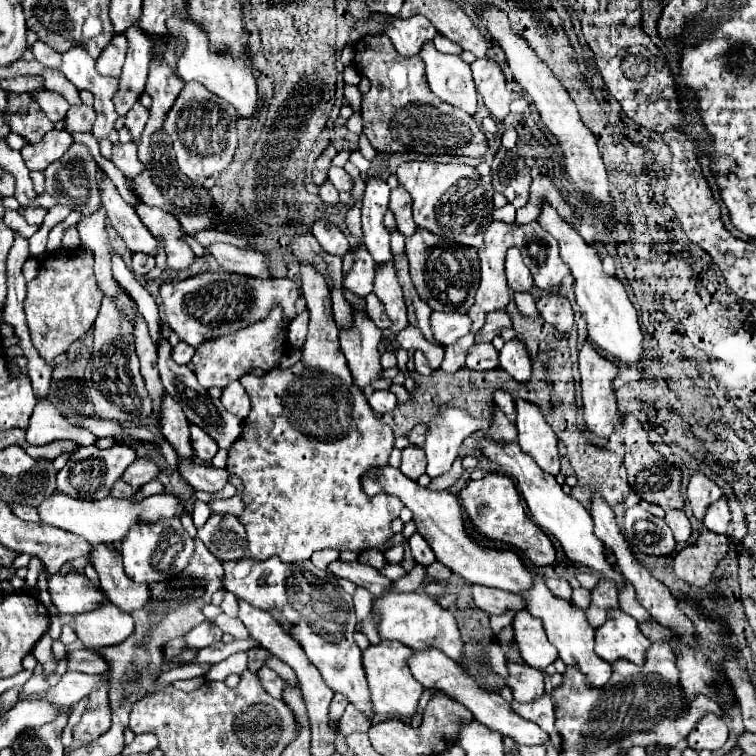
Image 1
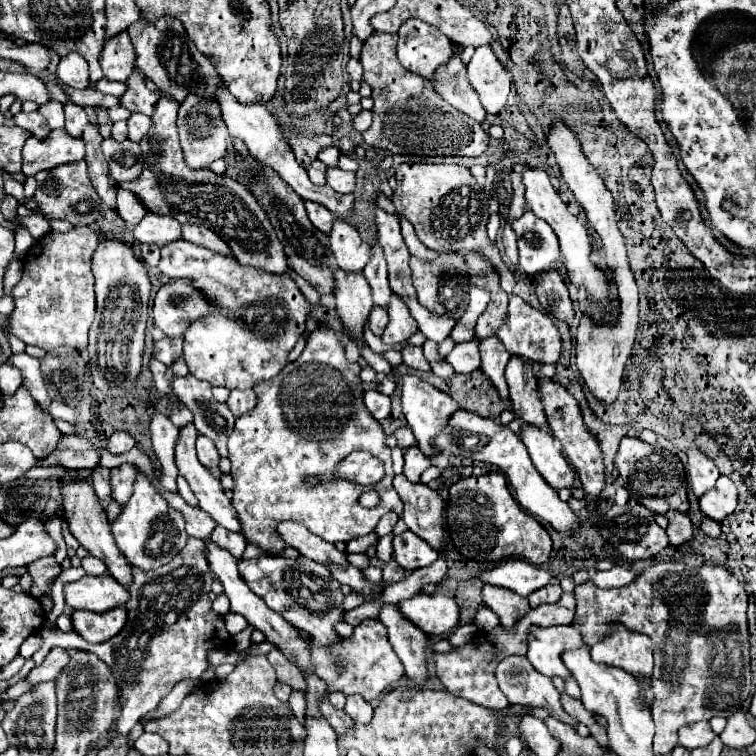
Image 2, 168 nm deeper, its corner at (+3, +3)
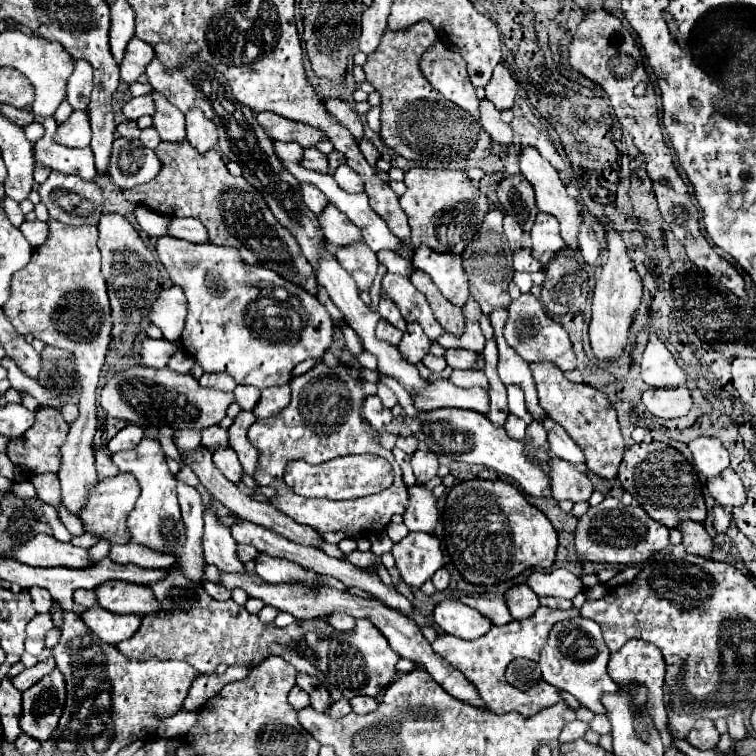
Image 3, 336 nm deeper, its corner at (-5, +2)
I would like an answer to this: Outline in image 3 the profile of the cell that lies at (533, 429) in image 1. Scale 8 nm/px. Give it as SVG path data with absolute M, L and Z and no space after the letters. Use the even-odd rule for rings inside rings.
M553 457L549 465L549 475L551 475L551 495L557 501L563 499L569 499L573 503L589 501L593 485L589 477L583 471L579 471L575 465Z

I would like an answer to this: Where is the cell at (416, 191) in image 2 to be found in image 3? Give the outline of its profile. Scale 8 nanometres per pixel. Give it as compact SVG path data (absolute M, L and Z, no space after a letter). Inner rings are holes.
M413 167L405 173L405 185L407 191L399 201L409 217L411 245L415 249L425 245L439 253L459 255L475 237L475 231L489 209L489 199L469 181L465 171Z

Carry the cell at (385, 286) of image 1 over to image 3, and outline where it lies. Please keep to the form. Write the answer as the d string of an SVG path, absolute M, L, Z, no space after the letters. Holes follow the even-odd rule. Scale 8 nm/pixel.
M411 323L411 325L407 325L407 331L403 333L403 339L397 349L403 355L403 359L417 365L429 353L429 347L431 347L431 341L423 333L423 329L419 325Z

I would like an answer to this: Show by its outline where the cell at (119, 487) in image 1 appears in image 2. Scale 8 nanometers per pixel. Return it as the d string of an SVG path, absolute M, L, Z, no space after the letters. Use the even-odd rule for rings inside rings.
M99 466L99 470L93 474L93 488L99 496L101 502L111 502L111 476L109 476L109 468Z

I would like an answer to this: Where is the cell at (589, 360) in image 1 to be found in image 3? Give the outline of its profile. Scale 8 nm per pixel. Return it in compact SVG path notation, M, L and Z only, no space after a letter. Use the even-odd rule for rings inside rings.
M607 223L607 263L601 267L593 291L593 311L591 311L591 325L589 325L589 337L591 337L591 349L593 355L599 361L615 361L623 355L627 333L633 323L635 311L641 303L643 285L641 277L635 271L635 265L629 257L629 251L619 237L617 231L611 229L611 223Z

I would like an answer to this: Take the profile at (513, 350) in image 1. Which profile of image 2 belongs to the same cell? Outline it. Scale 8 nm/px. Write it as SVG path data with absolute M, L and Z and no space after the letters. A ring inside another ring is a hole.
M509 358L505 378L509 384L509 398L515 404L515 414L519 414L527 424L545 424L547 418L543 414L543 404L539 402L537 376L531 362L523 362L523 358Z

